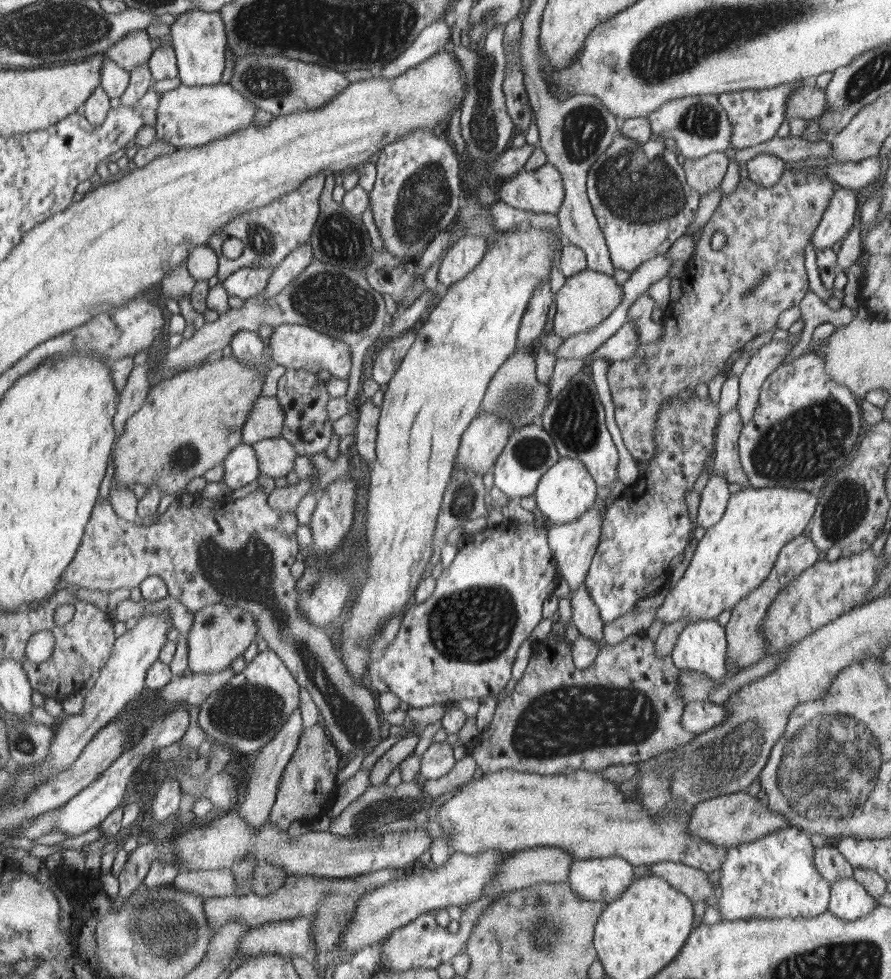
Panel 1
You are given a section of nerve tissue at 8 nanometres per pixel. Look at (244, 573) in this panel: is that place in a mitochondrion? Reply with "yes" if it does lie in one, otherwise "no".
yes

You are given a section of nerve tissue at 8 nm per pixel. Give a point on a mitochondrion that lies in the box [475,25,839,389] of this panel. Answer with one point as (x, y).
(638, 187)

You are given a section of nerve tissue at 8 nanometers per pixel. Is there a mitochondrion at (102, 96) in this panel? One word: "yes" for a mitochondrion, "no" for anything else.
no

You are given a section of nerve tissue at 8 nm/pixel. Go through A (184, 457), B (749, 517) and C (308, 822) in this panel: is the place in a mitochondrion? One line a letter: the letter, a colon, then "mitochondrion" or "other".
A: mitochondrion
B: other
C: other

